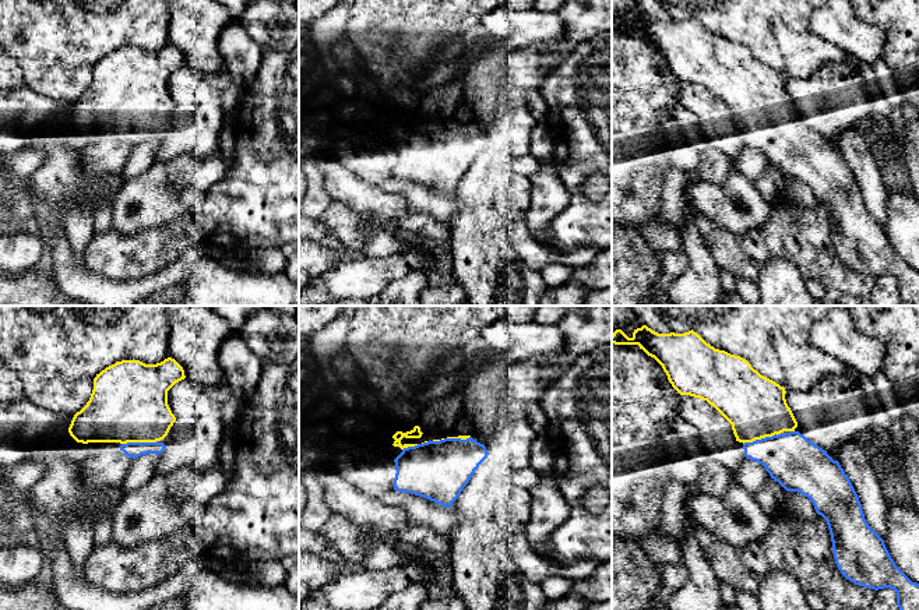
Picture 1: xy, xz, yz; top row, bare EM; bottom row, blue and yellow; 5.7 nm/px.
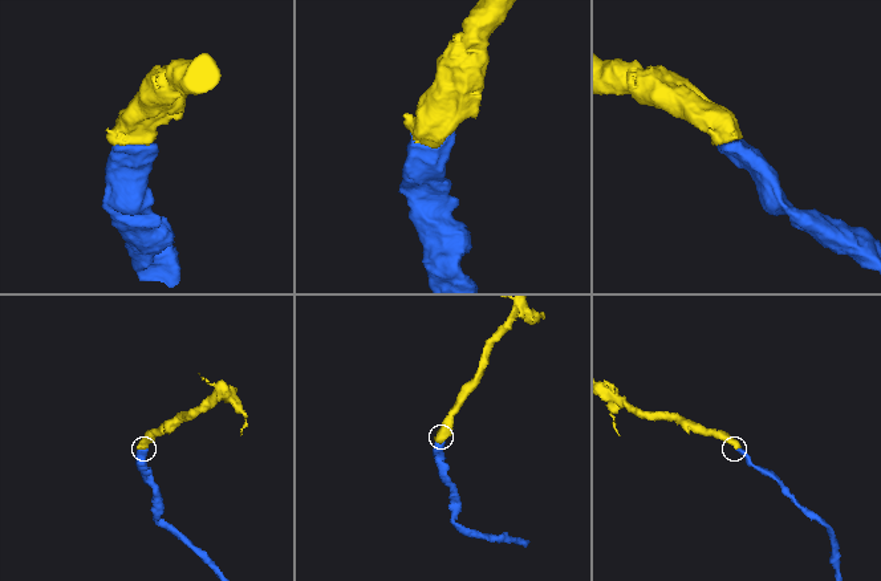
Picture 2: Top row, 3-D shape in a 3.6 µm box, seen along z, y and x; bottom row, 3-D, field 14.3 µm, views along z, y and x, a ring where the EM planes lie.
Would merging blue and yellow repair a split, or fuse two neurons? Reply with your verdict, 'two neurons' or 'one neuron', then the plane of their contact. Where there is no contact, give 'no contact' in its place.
one neuron; contact in xy

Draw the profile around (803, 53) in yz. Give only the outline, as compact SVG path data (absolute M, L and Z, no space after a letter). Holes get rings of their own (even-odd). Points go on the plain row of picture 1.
M779 17L772 18L772 34L785 61L785 78L806 80L823 64L848 61L849 56L837 45L811 32L797 32Z

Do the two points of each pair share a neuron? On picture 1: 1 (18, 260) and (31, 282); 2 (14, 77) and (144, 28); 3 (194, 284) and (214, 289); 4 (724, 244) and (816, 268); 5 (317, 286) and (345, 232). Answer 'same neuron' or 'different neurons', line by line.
1: different neurons
2: different neurons
3: same neuron
4: same neuron
5: different neurons

